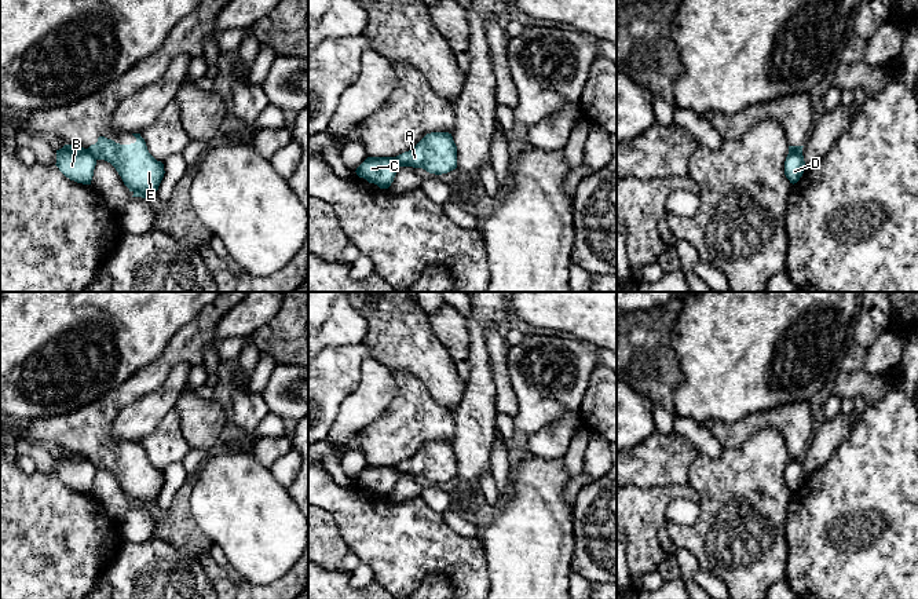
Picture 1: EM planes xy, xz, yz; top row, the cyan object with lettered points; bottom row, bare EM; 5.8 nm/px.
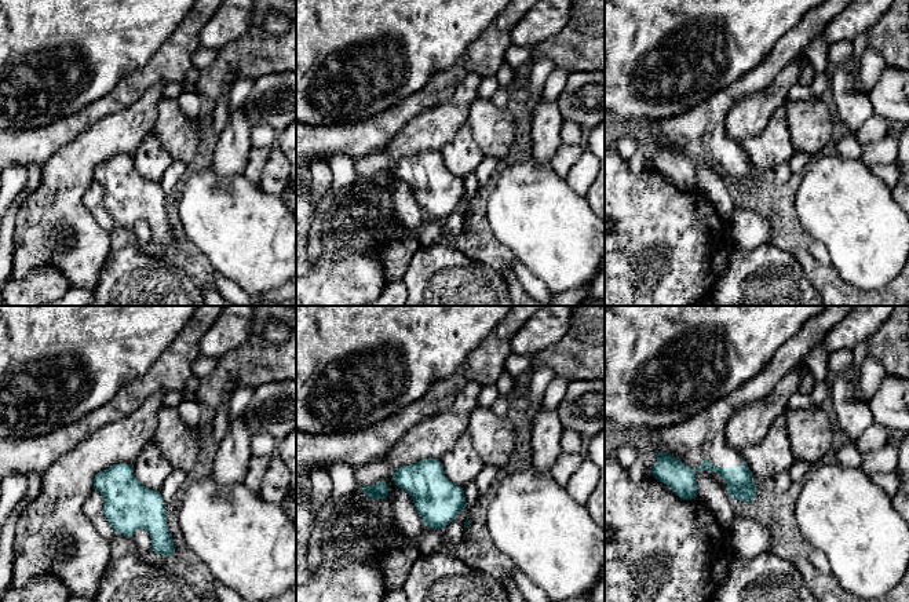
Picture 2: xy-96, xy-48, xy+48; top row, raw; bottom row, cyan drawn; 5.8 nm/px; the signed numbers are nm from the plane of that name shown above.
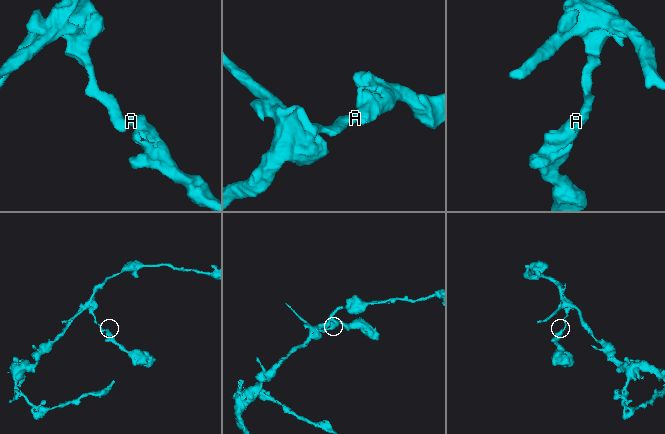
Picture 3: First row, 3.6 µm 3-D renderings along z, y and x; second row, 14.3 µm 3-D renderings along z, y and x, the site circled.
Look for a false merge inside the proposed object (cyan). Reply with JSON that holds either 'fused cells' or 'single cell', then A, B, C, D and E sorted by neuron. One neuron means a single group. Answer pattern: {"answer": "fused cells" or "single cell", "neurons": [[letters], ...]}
{"answer": "fused cells", "neurons": [["A", "E"], ["B", "C", "D"]]}

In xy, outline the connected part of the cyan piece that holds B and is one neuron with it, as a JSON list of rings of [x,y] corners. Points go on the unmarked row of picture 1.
[[[65,453],[56,459],[56,472],[59,479],[77,492],[91,493],[96,467],[88,457],[77,453]]]

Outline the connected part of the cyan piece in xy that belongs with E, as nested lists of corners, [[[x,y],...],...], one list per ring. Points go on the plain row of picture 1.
[[[140,442],[132,443],[136,450],[131,453],[120,453],[99,445],[88,459],[96,468],[105,468],[116,476],[124,493],[134,501],[132,505],[147,507],[149,503],[158,498],[165,482],[164,472],[149,461]]]

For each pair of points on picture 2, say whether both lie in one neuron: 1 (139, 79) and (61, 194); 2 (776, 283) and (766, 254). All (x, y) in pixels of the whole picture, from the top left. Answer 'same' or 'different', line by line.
1: different
2: same

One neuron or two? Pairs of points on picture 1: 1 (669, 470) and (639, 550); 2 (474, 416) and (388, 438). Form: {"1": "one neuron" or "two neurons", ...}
{"1": "two neurons", "2": "two neurons"}

